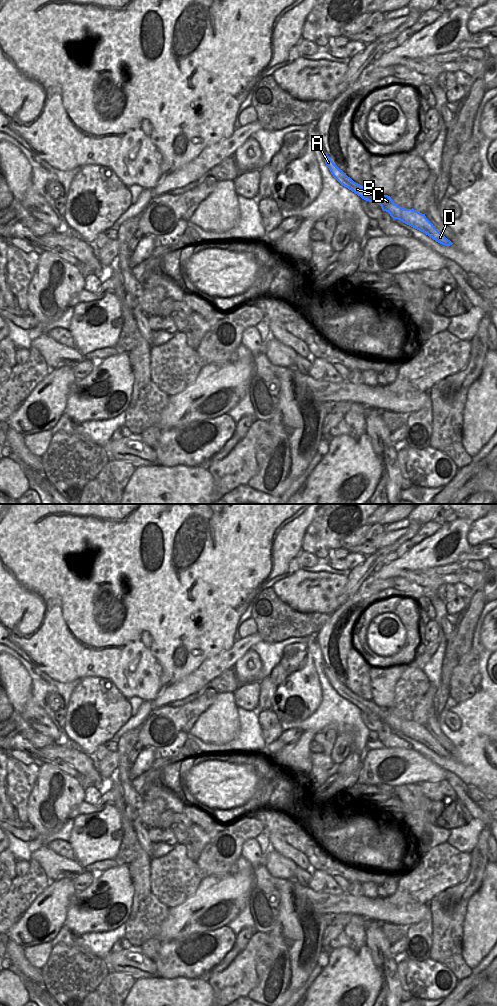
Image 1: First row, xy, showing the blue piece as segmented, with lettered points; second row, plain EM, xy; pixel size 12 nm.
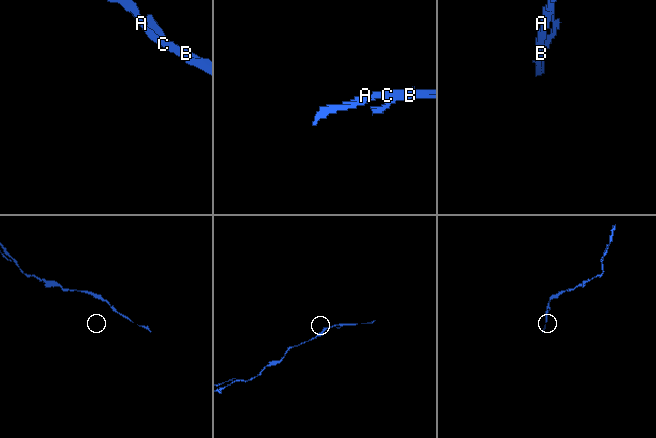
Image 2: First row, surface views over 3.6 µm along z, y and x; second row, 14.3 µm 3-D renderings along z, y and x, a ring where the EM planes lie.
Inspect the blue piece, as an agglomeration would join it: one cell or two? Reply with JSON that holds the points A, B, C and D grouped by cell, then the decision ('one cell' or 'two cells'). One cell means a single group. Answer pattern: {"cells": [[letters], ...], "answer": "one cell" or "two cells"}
{"cells": [["A", "C"], ["B", "D"]], "answer": "two cells"}

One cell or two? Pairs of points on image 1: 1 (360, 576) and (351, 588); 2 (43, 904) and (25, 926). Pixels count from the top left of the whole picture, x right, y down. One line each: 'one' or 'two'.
1: one
2: one

